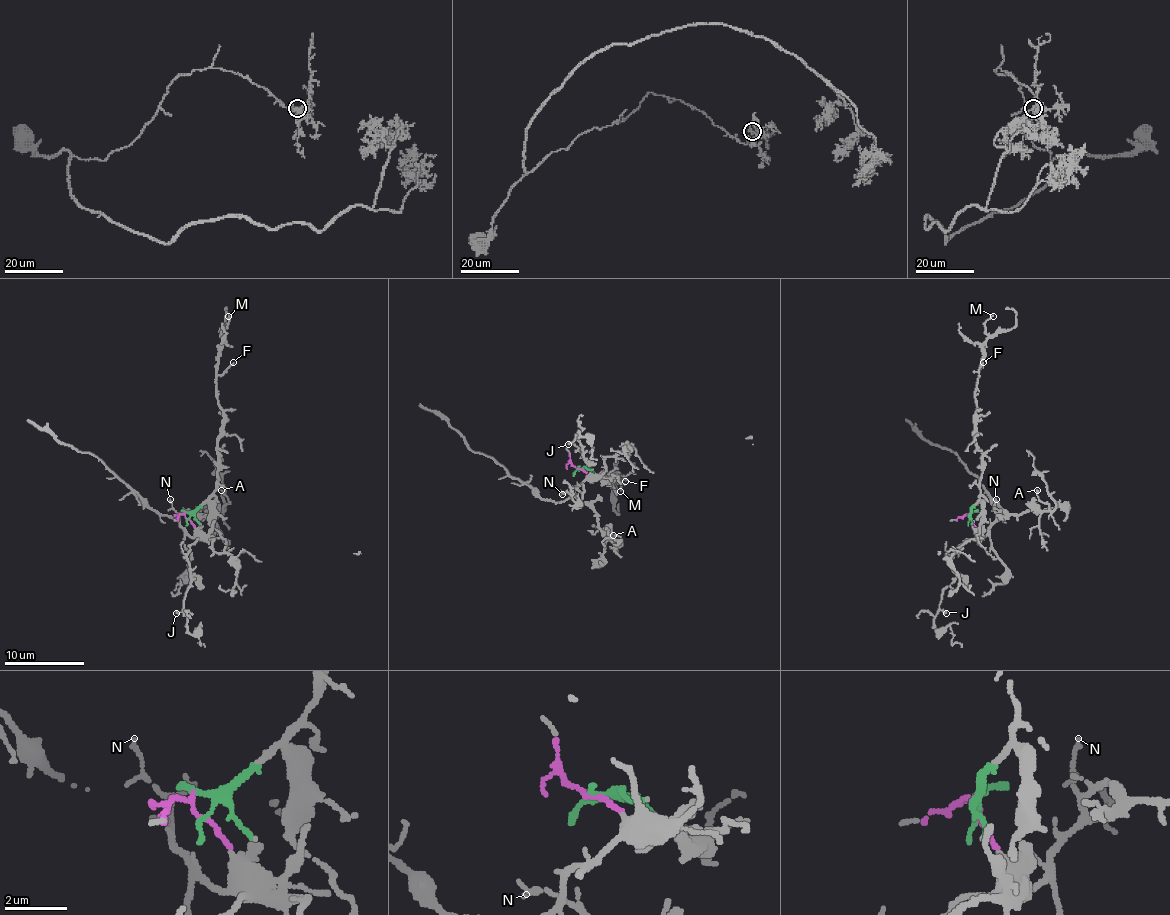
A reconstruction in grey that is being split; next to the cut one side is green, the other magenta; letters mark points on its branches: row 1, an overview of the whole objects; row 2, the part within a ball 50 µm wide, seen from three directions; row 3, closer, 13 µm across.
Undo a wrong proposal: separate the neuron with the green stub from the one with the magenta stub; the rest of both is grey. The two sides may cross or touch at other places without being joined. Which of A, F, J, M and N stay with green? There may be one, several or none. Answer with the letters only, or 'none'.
F, M

